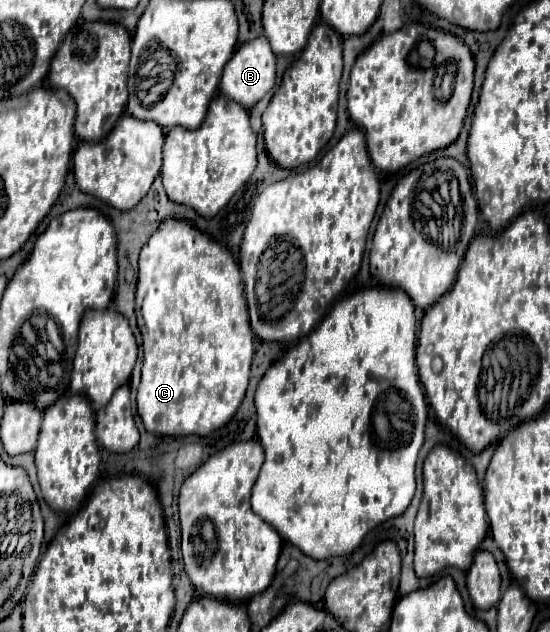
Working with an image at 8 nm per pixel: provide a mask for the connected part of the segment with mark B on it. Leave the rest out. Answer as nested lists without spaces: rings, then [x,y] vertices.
[[[259,36],[239,46],[239,50],[225,66],[219,88],[227,98],[235,100],[237,104],[249,110],[253,104],[257,104],[257,100],[261,100],[273,88],[273,84],[275,84],[275,54],[269,48],[269,40],[265,40],[265,36]]]

